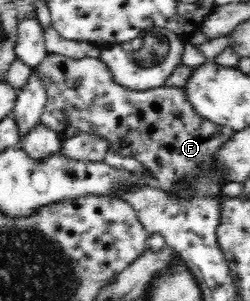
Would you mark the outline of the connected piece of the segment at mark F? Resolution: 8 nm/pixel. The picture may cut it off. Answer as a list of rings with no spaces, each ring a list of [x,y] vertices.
[[[49,53],[44,62],[34,69],[41,79],[47,102],[40,122],[45,128],[55,132],[61,142],[76,137],[81,133],[99,135],[107,141],[107,150],[115,151],[125,157],[144,159],[155,169],[156,183],[165,192],[175,190],[181,186],[181,178],[201,176],[213,164],[215,152],[227,142],[234,133],[230,127],[214,124],[197,115],[191,103],[185,99],[183,88],[163,87],[152,88],[148,91],[137,92],[123,89],[113,81],[111,71],[107,70],[100,58],[81,58],[73,60],[67,56]]]

